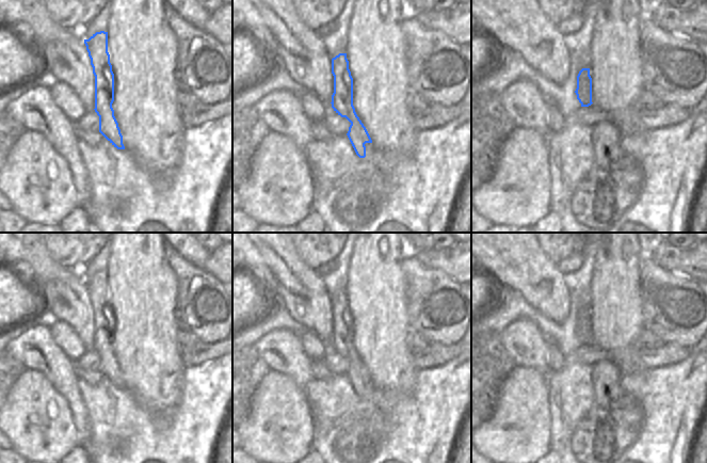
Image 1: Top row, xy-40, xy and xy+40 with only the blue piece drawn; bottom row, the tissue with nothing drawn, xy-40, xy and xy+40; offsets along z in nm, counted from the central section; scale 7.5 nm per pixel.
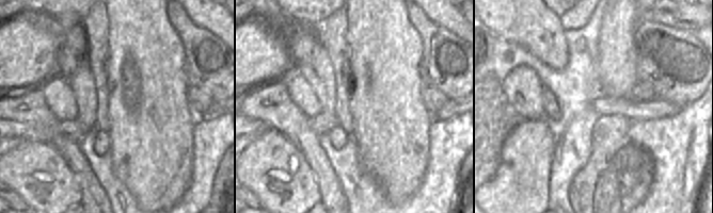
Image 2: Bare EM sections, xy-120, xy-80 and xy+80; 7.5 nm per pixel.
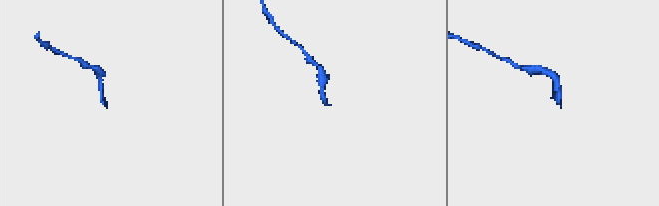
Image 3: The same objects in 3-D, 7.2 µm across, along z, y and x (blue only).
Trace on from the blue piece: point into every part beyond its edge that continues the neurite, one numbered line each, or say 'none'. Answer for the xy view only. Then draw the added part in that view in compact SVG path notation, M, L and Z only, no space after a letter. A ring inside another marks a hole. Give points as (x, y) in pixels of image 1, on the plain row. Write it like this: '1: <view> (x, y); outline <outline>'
1: xy (357, 444); outline M366 382L366 396L361 397L359 417L336 441L336 451L348 463L367 463L376 453L385 436L385 417L373 401L379 389Z

